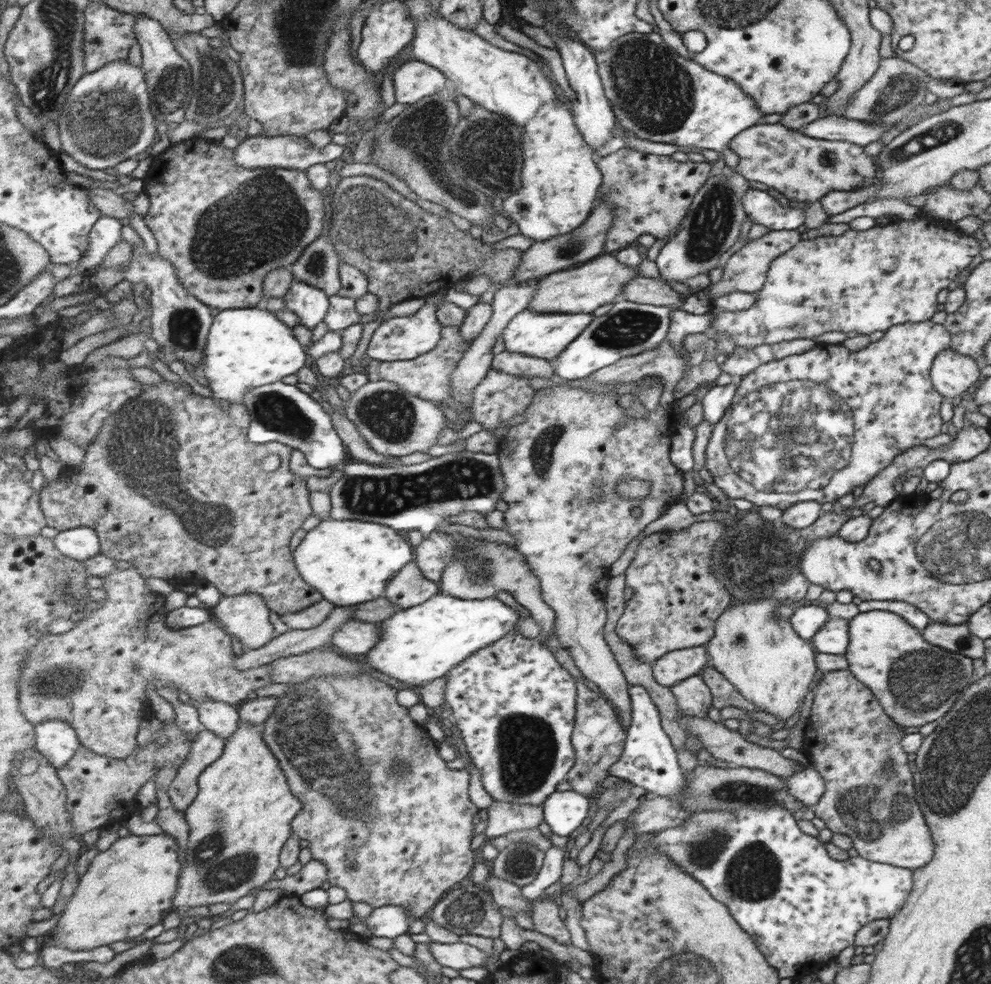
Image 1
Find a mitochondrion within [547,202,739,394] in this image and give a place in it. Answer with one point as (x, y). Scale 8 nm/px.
(625, 328)

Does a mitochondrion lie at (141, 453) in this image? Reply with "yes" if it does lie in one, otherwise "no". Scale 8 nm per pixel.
yes

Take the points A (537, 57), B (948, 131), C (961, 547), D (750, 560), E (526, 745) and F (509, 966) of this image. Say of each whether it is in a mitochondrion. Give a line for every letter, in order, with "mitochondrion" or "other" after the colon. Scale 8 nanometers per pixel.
A: other
B: mitochondrion
C: mitochondrion
D: mitochondrion
E: mitochondrion
F: other

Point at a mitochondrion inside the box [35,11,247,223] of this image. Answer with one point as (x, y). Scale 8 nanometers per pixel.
(105, 122)

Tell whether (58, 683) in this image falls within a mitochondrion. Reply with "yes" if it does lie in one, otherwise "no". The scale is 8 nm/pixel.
yes

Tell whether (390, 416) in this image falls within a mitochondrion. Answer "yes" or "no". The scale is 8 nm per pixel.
yes

